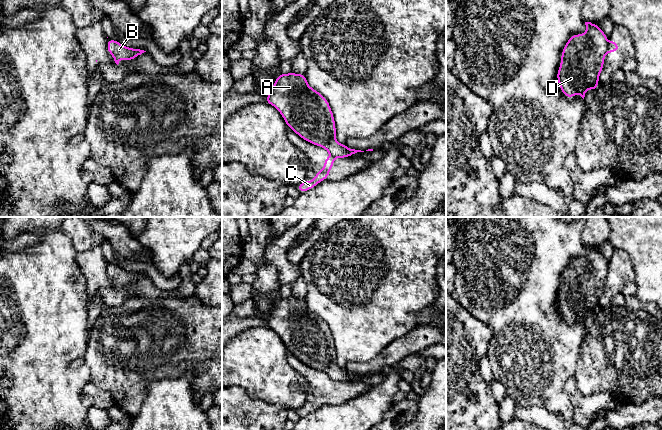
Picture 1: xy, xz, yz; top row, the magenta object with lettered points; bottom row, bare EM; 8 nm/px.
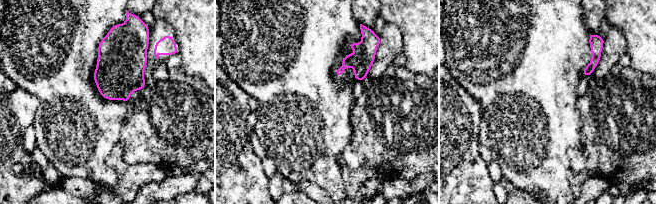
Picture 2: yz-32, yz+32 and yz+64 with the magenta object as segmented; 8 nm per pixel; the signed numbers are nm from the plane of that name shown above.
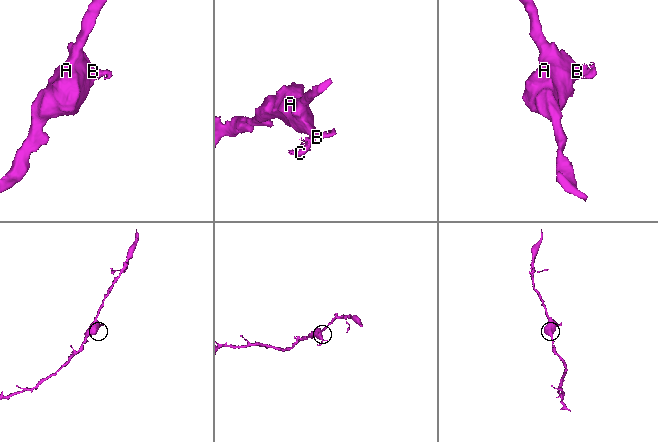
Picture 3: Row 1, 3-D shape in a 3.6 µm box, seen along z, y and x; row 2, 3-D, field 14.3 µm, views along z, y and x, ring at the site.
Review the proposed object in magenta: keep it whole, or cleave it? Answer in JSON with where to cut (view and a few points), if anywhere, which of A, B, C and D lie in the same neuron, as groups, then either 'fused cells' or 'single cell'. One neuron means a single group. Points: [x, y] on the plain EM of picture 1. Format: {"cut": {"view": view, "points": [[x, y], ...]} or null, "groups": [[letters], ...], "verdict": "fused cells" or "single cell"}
{"cut": {"view": "yz", "points": [[607, 268], [608, 271]]}, "groups": [["A", "B", "D"], ["C"]], "verdict": "fused cells"}

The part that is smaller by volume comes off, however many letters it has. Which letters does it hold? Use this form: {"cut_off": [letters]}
{"cut_off": ["C"]}

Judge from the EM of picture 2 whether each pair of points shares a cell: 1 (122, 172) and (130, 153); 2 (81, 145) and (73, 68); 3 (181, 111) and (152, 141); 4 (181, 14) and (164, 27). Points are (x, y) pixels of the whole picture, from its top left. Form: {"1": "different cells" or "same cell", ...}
{"1": "different cells", "2": "same cell", "3": "same cell", "4": "different cells"}

